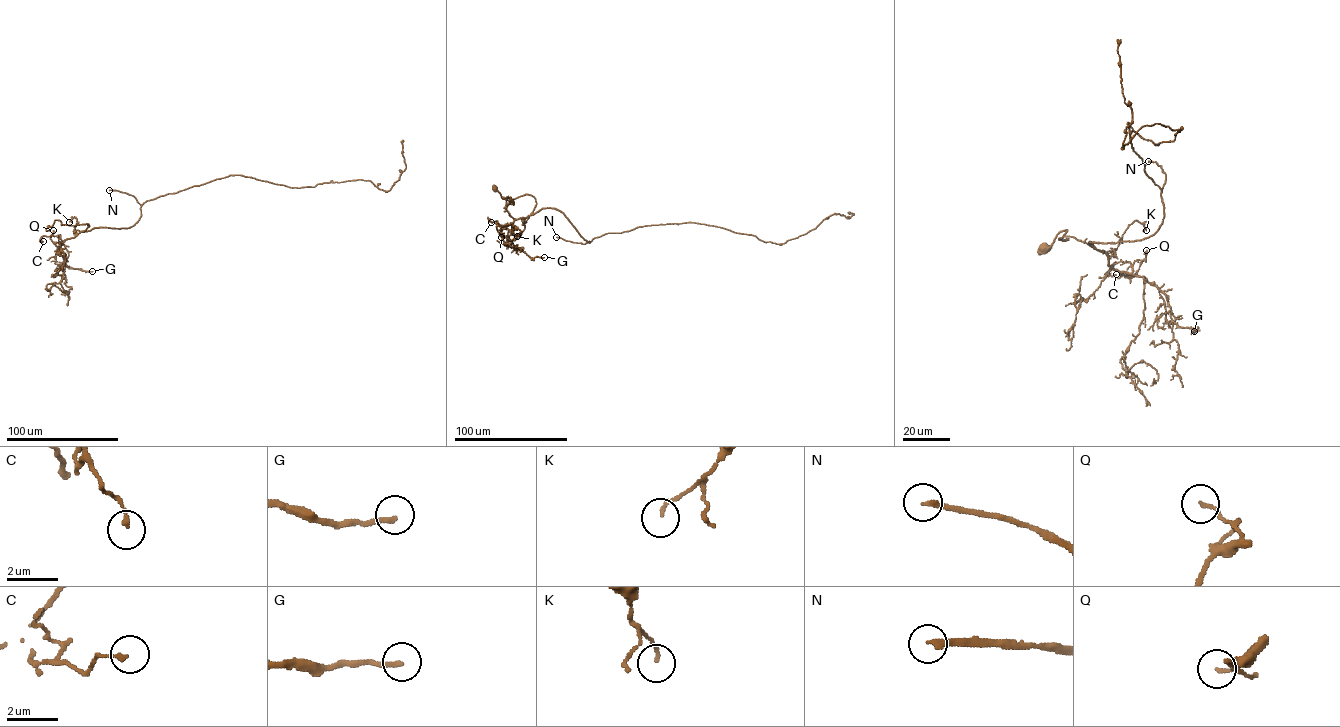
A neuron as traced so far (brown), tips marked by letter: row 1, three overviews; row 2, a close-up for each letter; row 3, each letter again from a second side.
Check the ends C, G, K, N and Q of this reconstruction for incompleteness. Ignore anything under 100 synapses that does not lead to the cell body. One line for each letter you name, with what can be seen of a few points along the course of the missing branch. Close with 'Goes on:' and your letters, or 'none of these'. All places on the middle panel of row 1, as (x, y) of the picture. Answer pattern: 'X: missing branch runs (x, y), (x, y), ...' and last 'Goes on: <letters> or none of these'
N: missing branch runs (556, 237), (530, 224), (503, 228)
Goes on: N

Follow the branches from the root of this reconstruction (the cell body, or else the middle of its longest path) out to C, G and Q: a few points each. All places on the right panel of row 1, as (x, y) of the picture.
C: (1043, 249), (1067, 230), (1060, 239), (1103, 251), (1116, 270), (1131, 263), (1114, 263), (1106, 273), (1116, 274)
G: (1043, 249), (1067, 230), (1060, 239), (1080, 240), (1110, 267), (1153, 283), (1173, 321), (1194, 331)
Q: (1043, 249), (1067, 230), (1060, 239), (1103, 251), (1132, 277), (1146, 250)

